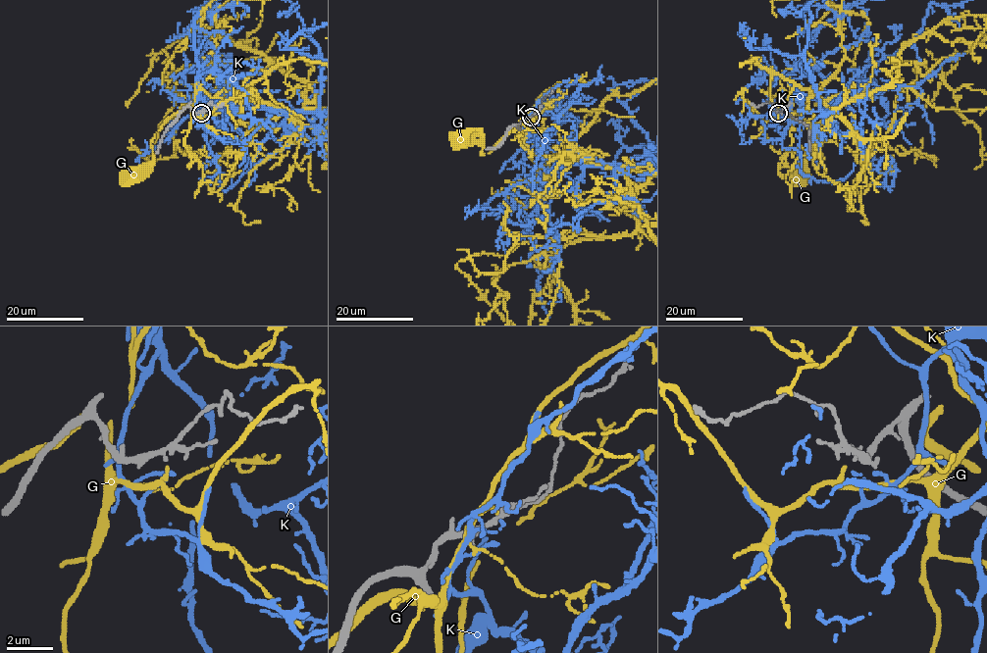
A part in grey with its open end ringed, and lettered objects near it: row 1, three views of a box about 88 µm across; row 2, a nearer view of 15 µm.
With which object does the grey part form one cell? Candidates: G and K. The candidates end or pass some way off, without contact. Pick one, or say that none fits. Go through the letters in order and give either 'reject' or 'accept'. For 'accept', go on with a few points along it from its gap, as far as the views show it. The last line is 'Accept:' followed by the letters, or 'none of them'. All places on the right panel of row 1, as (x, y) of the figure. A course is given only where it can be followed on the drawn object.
G: reject
K: accept
Accept: K

